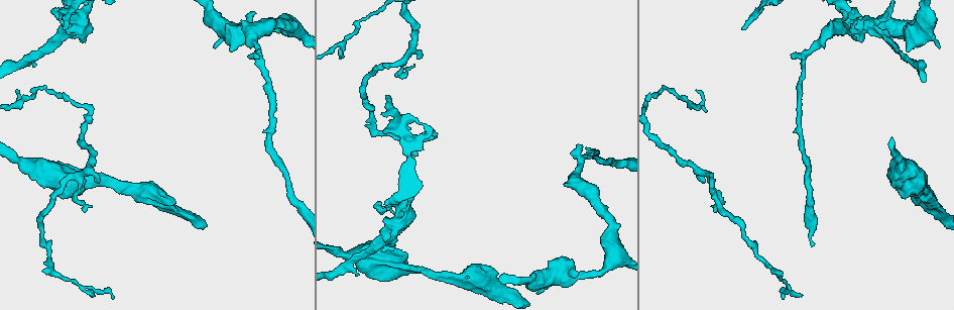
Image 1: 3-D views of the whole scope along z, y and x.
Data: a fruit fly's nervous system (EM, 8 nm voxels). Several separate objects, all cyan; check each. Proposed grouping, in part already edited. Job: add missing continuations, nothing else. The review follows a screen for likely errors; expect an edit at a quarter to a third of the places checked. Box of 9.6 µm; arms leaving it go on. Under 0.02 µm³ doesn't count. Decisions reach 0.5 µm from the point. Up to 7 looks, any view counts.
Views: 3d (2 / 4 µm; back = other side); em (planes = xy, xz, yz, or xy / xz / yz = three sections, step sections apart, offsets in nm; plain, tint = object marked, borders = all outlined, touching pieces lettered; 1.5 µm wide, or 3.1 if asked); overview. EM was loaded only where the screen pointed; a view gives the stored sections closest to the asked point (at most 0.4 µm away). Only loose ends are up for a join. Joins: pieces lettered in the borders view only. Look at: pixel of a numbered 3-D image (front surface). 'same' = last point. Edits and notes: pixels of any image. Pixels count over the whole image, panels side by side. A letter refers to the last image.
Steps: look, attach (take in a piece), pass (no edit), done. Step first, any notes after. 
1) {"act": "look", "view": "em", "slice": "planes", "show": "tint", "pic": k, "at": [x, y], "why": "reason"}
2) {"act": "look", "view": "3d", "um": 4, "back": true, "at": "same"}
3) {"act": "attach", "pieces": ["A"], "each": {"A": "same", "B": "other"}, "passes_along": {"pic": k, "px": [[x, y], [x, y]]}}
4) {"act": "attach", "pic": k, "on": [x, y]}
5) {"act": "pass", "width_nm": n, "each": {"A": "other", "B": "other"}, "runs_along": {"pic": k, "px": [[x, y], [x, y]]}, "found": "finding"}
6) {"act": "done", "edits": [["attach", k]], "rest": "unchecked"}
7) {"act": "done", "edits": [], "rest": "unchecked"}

{"act": "look", "view": "em", "slice": "xz", "step": 8, "show": "borders", "pic": 1, "at": [473, 279], "why": "free end"}

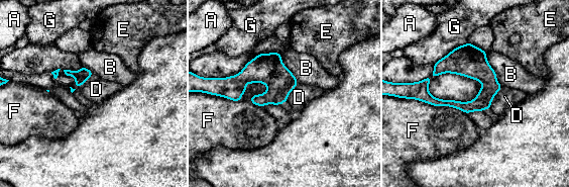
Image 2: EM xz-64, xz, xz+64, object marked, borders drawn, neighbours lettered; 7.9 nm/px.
{"act": "look", "view": "em", "slice": "yz", "step": 8, "show": "borders", "at": "same"}

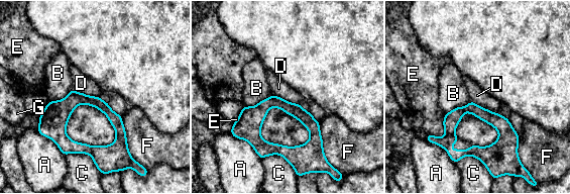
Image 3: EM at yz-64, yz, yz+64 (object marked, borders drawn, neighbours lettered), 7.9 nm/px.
{"act": "pass", "each": {"A": "other", "B": "other", "C": "other", "D": "other", "E": "other", "F": "other", "G": "other"}, "border": {"pic": 3, "px": [[73, 88], [76, 91], [99, 97]]}, "found": "no lettered piece goes on from it"}

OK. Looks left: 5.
{"act": "look", "view": "em", "slice": "xy", "step": 4, "show": "tint", "pic": 1, "at": [704, 181], "why": "free end"}

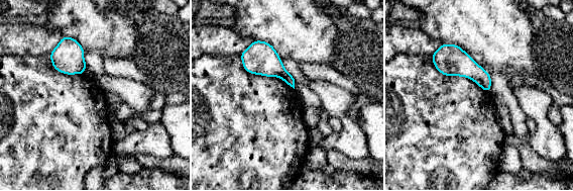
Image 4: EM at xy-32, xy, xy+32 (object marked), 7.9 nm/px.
{"act": "look", "view": "em", "slice": "planes", "show": "borders", "at": "same"}

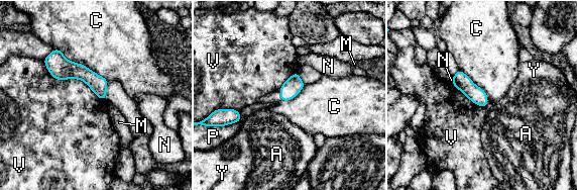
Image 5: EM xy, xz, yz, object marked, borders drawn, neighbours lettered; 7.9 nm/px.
{"act": "pass", "each": {"A": "other", "C": "other", "M": "other", "N": "other", "P": "other", "V": "other", "Y": "other"}, "found": "no lettered piece goes on from it"}

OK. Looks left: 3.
{"act": "look", "view": "3d", "um": 4, "back": true, "pic": 1, "at": [744, 28], "why": "tapers out"}

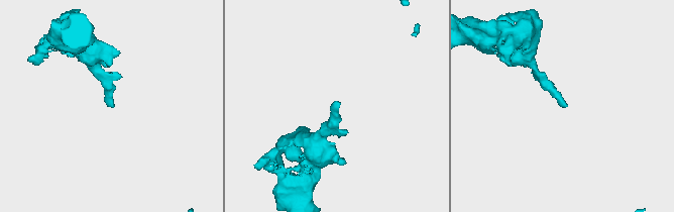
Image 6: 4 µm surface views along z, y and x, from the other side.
{"act": "look", "view": "em", "slice": "yz", "step": 8, "show": "borders", "pic": 6, "at": [339, 104], "why": "shape alone is not enough"}

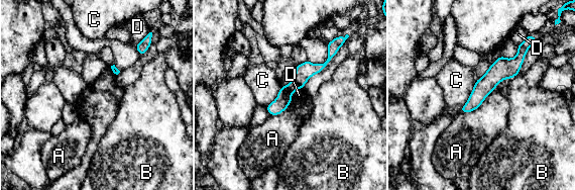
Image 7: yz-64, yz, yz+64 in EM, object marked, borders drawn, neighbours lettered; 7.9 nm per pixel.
{"act": "pass", "width_nm": 120, "each": {"A": "other", "B": "other", "C": "other", "D": "other"}, "runs_along": {"pic": 7, "px": [[320, 68], [310, 69], [271, 112]]}, "found": "no lettered piece goes on from it"}

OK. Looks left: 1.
{"act": "done", "edits": [], "rest": "unchecked"}

